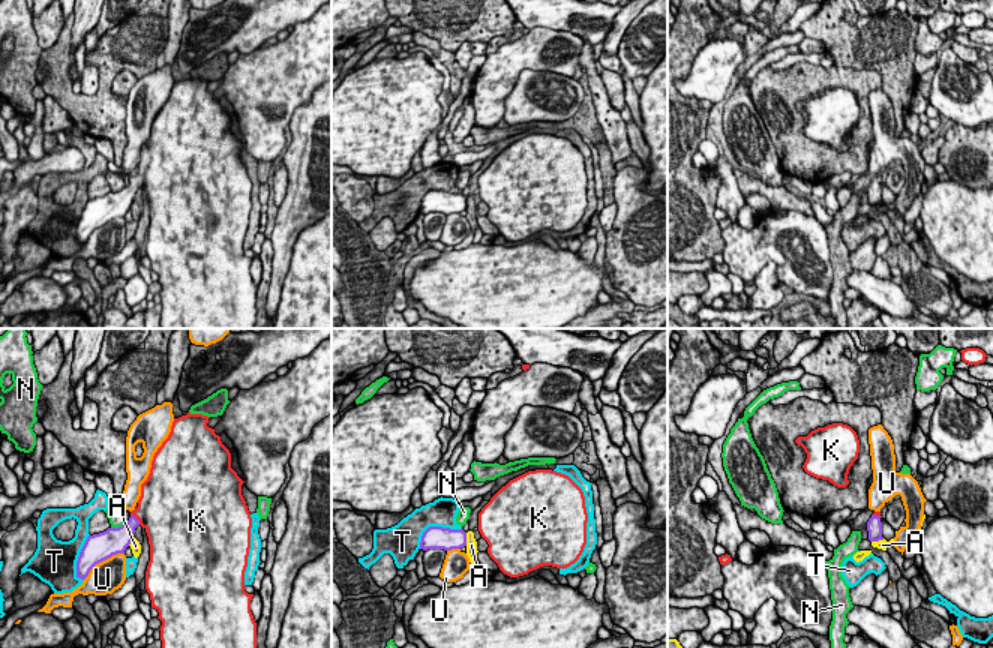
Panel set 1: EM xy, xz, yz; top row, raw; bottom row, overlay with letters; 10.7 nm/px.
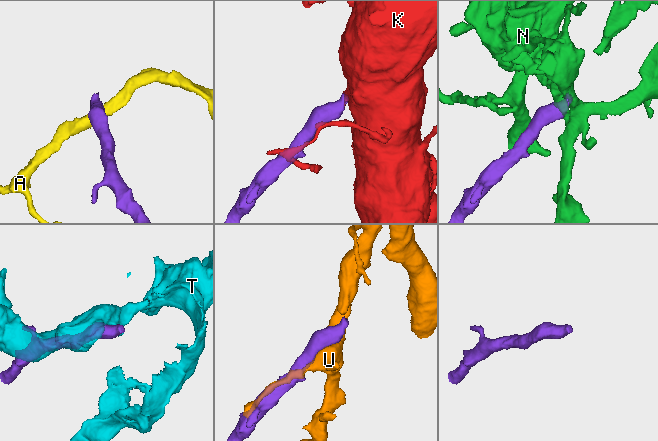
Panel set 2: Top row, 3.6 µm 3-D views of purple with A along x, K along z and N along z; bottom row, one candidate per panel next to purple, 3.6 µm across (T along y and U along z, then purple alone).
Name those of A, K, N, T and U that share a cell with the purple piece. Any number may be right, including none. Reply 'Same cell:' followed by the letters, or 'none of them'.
Same cell: K

